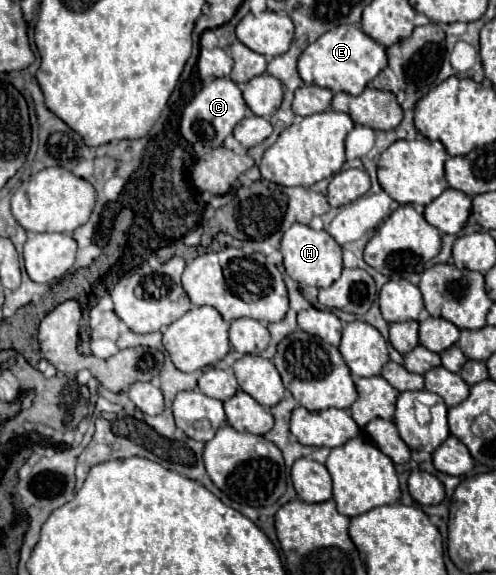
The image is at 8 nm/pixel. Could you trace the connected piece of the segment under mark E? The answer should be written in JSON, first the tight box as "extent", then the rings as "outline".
{"extent":[297,24,387,96],"outline":[[[343,24],[325,32],[319,40],[309,44],[299,56],[297,72],[305,84],[317,84],[331,92],[347,92],[359,96],[365,86],[387,66],[385,48],[371,40],[357,24]]]}

